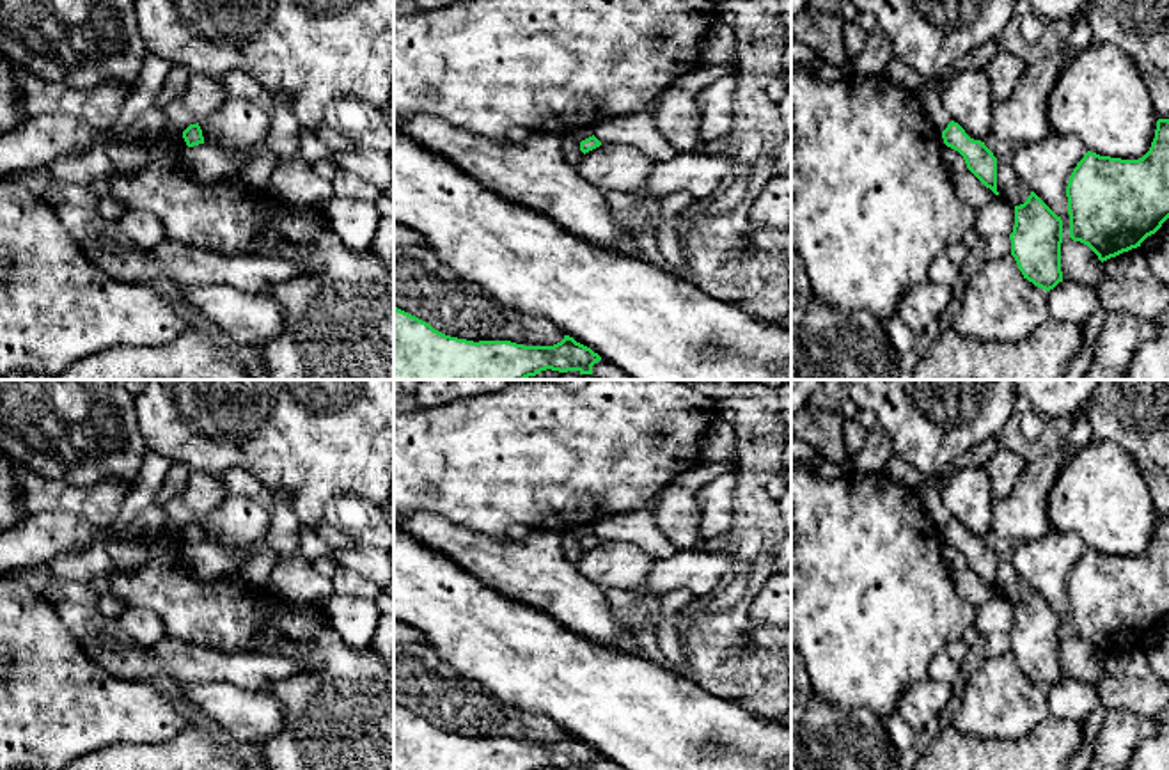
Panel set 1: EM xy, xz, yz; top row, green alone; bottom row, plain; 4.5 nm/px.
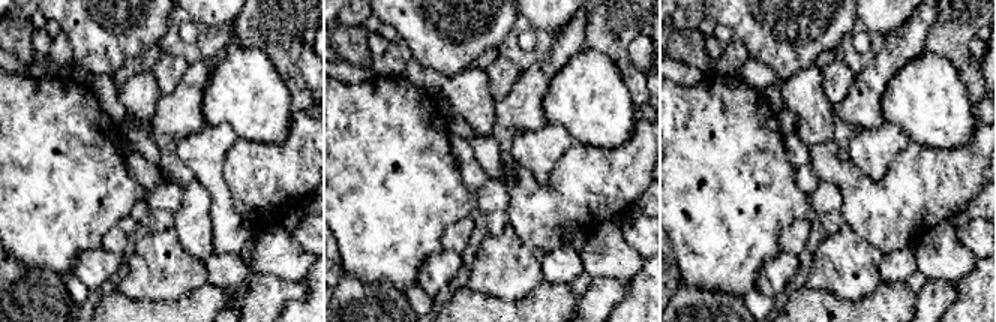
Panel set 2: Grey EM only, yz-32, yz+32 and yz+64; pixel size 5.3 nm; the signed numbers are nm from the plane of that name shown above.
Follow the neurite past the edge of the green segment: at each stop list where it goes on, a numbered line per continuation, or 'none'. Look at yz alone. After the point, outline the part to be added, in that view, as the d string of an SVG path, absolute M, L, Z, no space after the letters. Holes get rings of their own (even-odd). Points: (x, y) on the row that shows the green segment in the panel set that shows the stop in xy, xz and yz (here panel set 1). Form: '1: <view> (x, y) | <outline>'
none

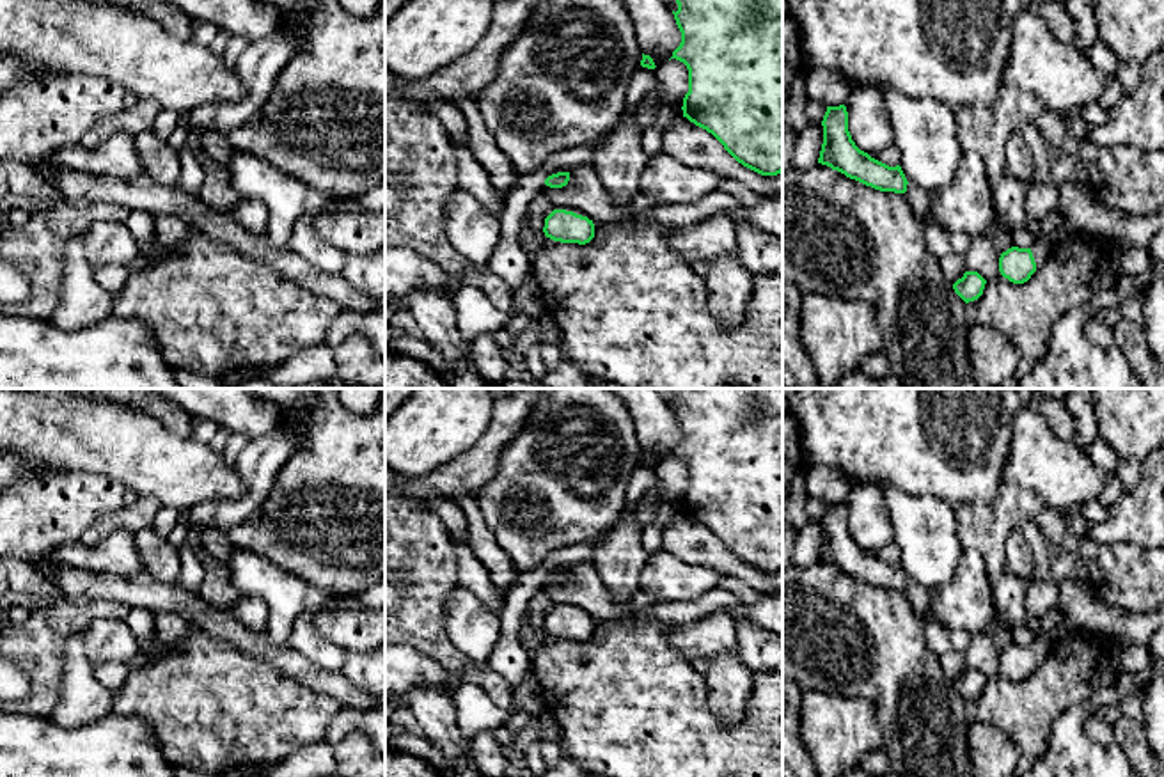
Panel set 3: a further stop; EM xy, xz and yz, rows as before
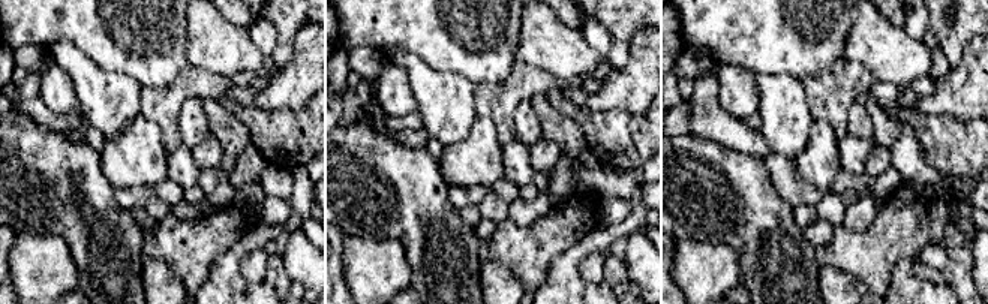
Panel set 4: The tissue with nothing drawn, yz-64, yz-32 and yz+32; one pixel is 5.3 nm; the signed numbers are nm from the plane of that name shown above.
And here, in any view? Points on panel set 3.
1: yz (1040, 251) | M1034 238L1034 243L1031 247L1036 268L1042 268L1049 257L1050 245L1047 245L1043 239Z

